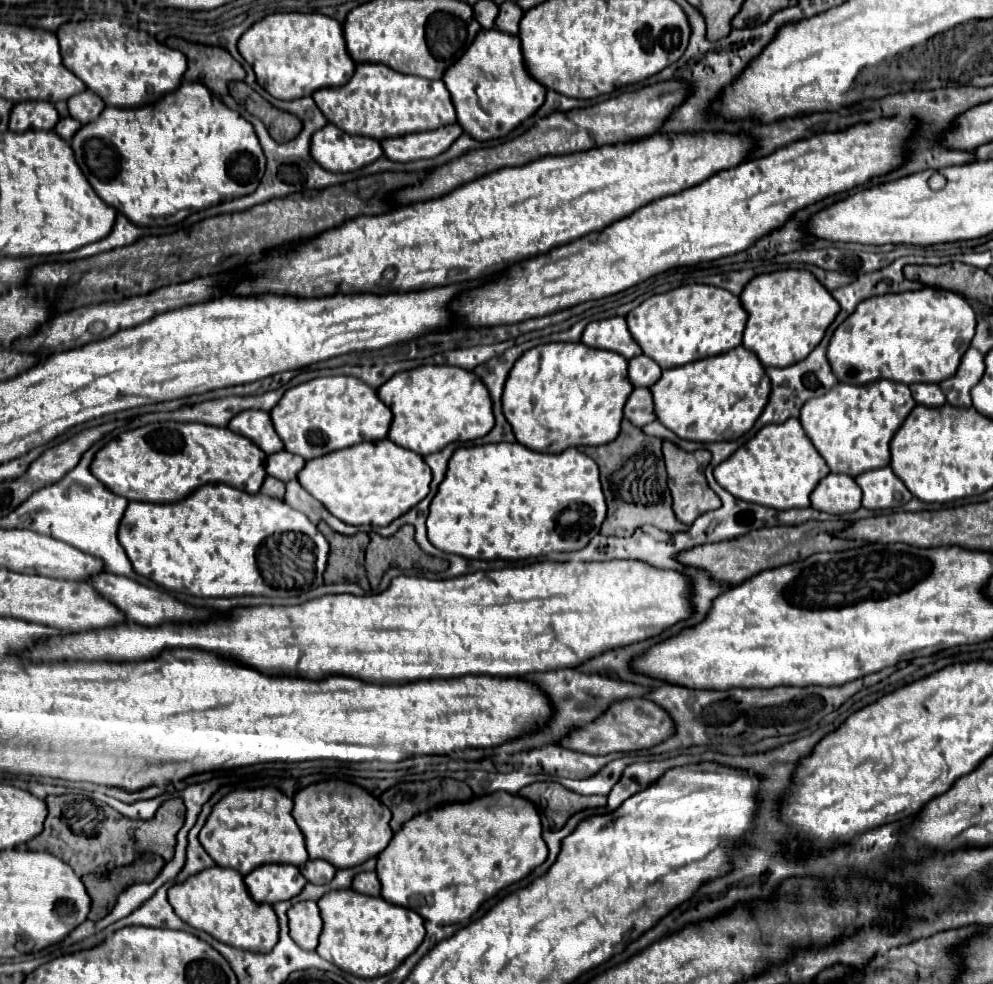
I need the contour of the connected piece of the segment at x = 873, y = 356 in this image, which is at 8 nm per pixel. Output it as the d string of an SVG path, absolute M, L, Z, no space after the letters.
M923 288L915 292L883 294L863 300L855 308L855 312L837 326L827 346L827 360L839 382L855 386L863 386L881 378L903 384L917 384L917 382L939 384L941 380L957 372L961 356L969 348L971 338L975 334L975 324L977 318L971 304L961 294L955 294L951 290Z

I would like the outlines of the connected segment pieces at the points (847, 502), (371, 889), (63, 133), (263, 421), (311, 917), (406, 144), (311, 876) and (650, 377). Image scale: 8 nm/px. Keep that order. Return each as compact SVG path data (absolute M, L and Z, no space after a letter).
M829 474L813 490L811 506L829 514L855 512L861 506L861 488L847 474Z
M361 872L361 874L357 874L351 888L355 888L361 894L367 894L367 896L379 896L381 884L379 884L379 878L377 878L377 872Z
M67 116L67 118L61 118L61 120L59 120L59 124L55 126L55 132L57 132L61 138L71 140L71 138L73 138L73 134L75 134L79 128L81 128L79 120L75 120L75 118Z
M245 410L231 418L229 426L231 432L239 432L247 436L253 444L259 444L265 454L273 454L283 450L283 442L271 426L271 416L265 410Z
M297 902L289 908L289 930L295 944L303 950L315 950L319 944L319 934L323 920L319 916L319 908L315 902Z
M459 124L441 126L437 130L427 132L413 132L397 138L381 140L385 156L393 162L411 162L421 158L433 158L445 152L459 136L463 128Z
M307 860L299 870L311 884L329 884L335 876L335 866L327 864L327 860Z
M635 356L629 360L629 382L633 386L649 388L661 378L661 368L649 356Z

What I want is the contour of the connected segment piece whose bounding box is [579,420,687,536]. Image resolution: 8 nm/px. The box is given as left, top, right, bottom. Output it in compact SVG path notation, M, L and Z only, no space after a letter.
M623 420L621 432L613 442L603 446L585 446L579 450L591 456L601 470L601 486L607 500L607 520L601 526L603 536L631 536L643 524L657 526L665 532L687 530L671 510L671 492L667 488L667 472L659 438L647 436L629 420Z

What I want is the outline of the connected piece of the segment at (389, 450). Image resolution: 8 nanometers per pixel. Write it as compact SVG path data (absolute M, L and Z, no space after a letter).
M385 438L307 460L297 480L341 522L351 526L387 526L429 494L431 470L419 454Z

